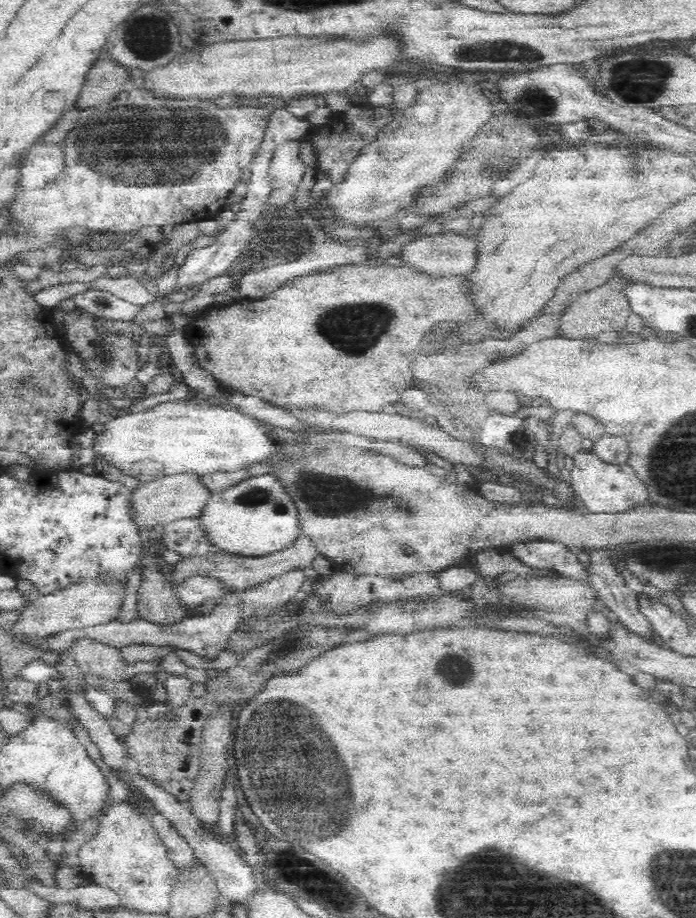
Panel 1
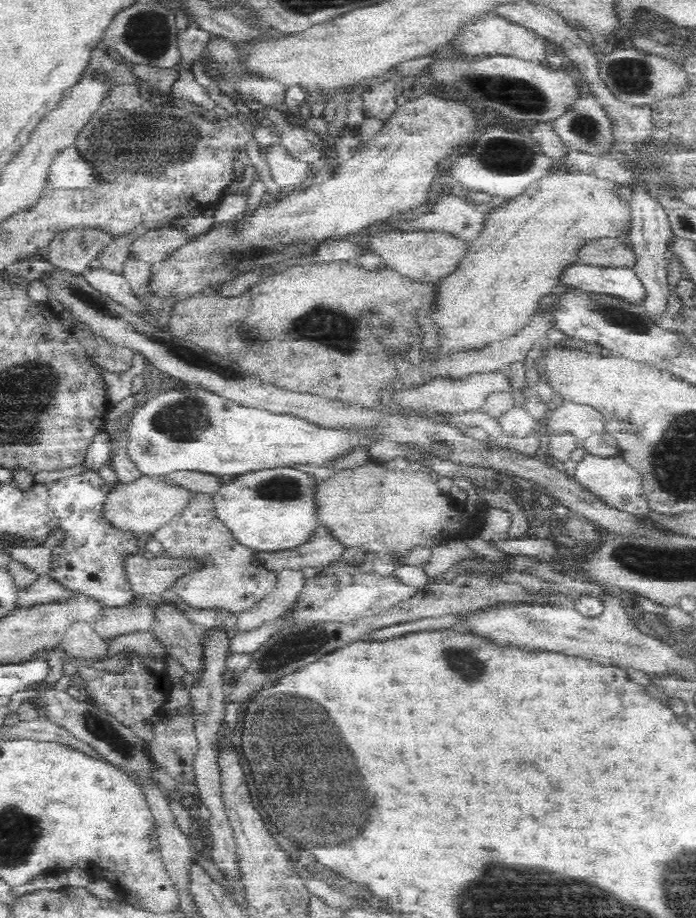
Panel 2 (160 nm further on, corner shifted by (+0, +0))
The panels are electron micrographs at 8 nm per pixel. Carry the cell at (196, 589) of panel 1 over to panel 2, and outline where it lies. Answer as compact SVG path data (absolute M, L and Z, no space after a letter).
M198 493L197 497L191 502L191 505L177 517L174 517L168 524L165 524L153 533L153 538L166 550L170 557L198 558L205 562L204 568L197 570L191 575L182 577L172 585L171 589L174 591L174 594L180 600L183 600L186 606L190 605L199 609L218 607L237 613L240 610L244 610L244 608L254 606L268 590L274 588L276 573L268 573L268 571L256 567L254 561L252 561L252 555L255 553L249 551L248 548L240 547L240 544L233 540L228 529L224 527L220 520L216 519L216 515L212 510L211 495Z

